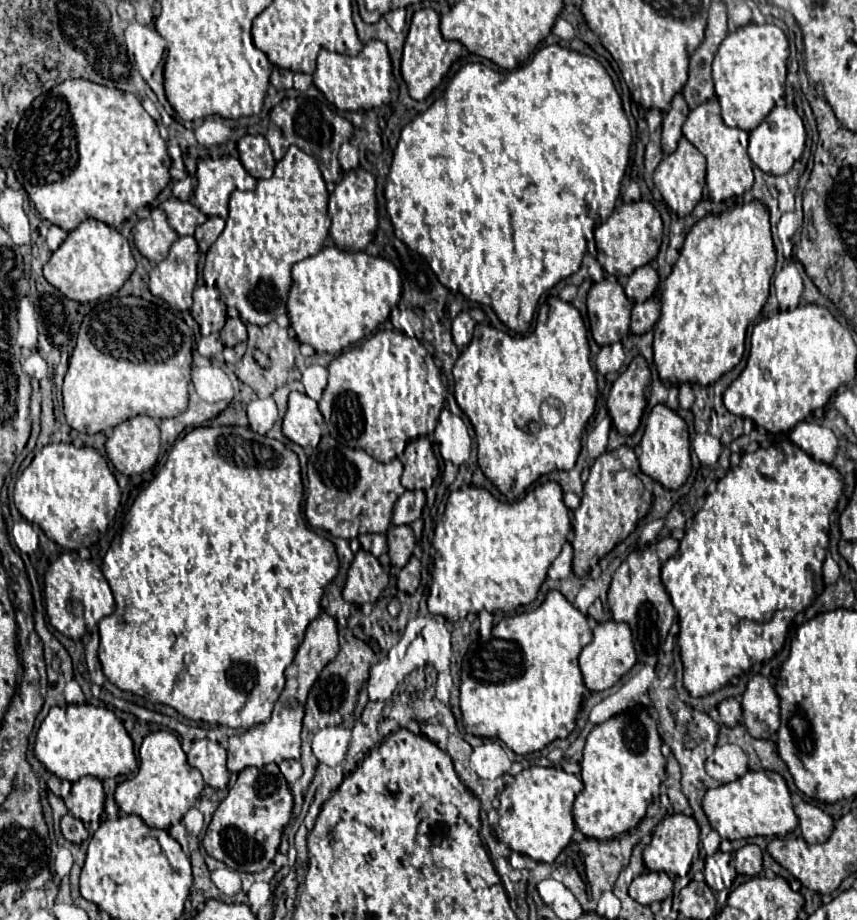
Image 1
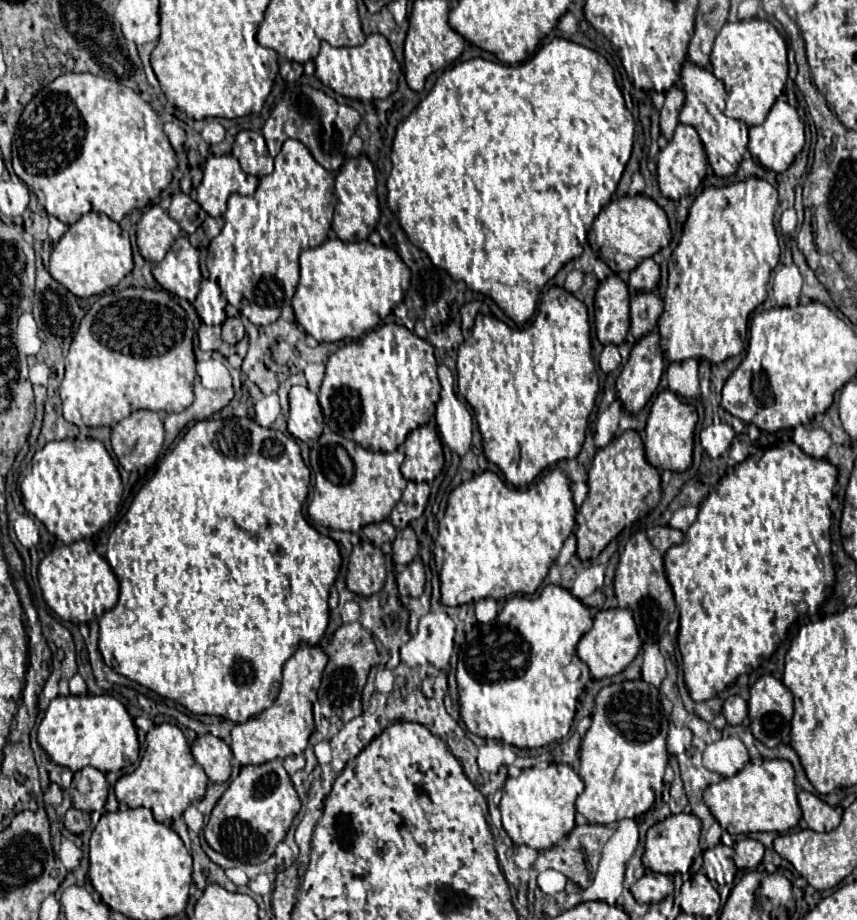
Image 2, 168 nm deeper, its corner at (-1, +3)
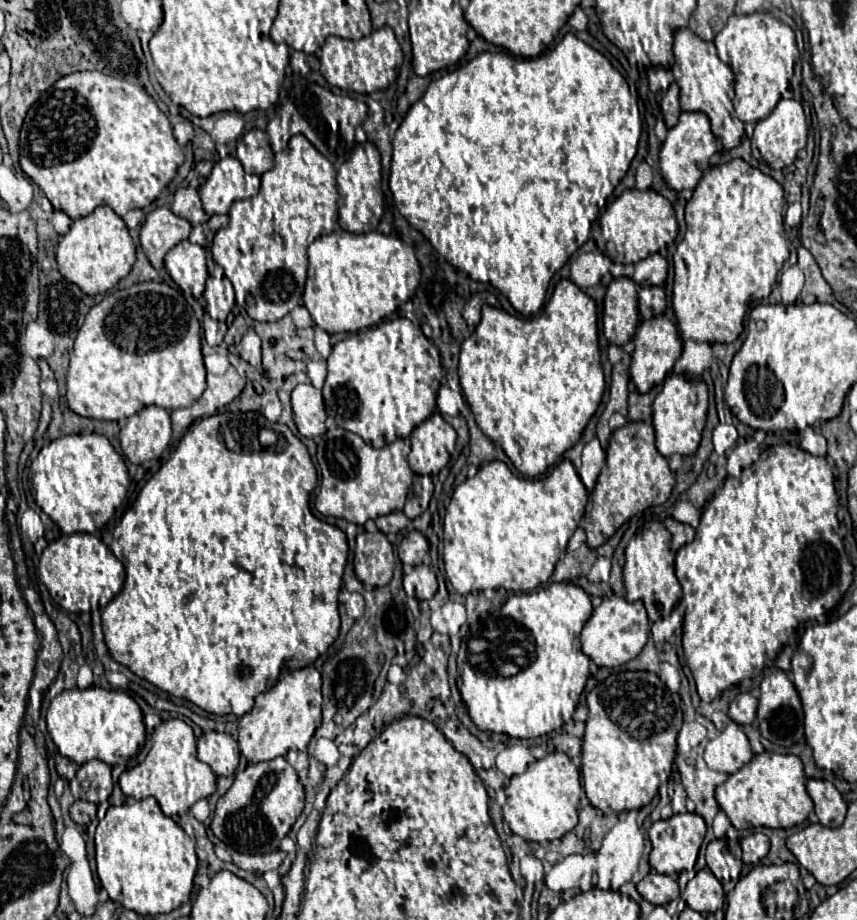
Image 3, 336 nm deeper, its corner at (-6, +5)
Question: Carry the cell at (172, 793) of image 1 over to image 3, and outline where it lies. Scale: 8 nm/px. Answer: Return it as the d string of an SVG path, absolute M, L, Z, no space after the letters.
M181 719L163 721L151 735L151 751L143 763L125 771L119 777L119 785L123 781L123 793L133 799L155 797L161 811L167 817L175 817L187 813L193 803L215 793L215 773L197 759L197 741L193 729Z

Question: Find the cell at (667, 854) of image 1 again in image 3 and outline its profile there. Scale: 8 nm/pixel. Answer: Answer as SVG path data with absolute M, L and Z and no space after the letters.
M683 813L673 815L671 819L661 819L651 825L649 839L653 843L653 851L649 857L651 867L655 867L659 873L673 875L685 871L693 871L693 865L697 861L699 850L707 831L707 825L701 815L697 813Z

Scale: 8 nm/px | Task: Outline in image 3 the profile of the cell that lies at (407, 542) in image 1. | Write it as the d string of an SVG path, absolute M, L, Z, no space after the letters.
M413 529L403 537L403 541L397 547L397 553L403 565L421 565L423 557L429 553L429 543L423 533Z

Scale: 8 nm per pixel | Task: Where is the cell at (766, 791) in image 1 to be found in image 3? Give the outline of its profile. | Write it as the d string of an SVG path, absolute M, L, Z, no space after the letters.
M761 753L755 755L745 767L729 775L715 791L719 807L725 811L735 829L789 829L807 819L813 811L813 801L805 791L805 773L803 763L797 755L779 755L779 753Z

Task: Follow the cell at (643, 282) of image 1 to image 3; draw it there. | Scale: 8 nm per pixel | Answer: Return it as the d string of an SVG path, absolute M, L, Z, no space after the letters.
M659 253L649 255L647 259L643 259L635 265L633 281L637 287L663 285L665 279L667 279L667 261Z

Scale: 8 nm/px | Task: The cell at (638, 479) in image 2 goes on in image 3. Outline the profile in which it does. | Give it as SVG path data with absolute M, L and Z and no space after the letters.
M637 421L613 431L607 447L607 463L601 469L597 485L589 497L591 522L585 529L587 545L591 549L601 547L633 515L645 511L653 503L655 505L665 503L667 497L671 495L673 485L675 475L671 473L667 459L657 453L655 433L651 425Z

